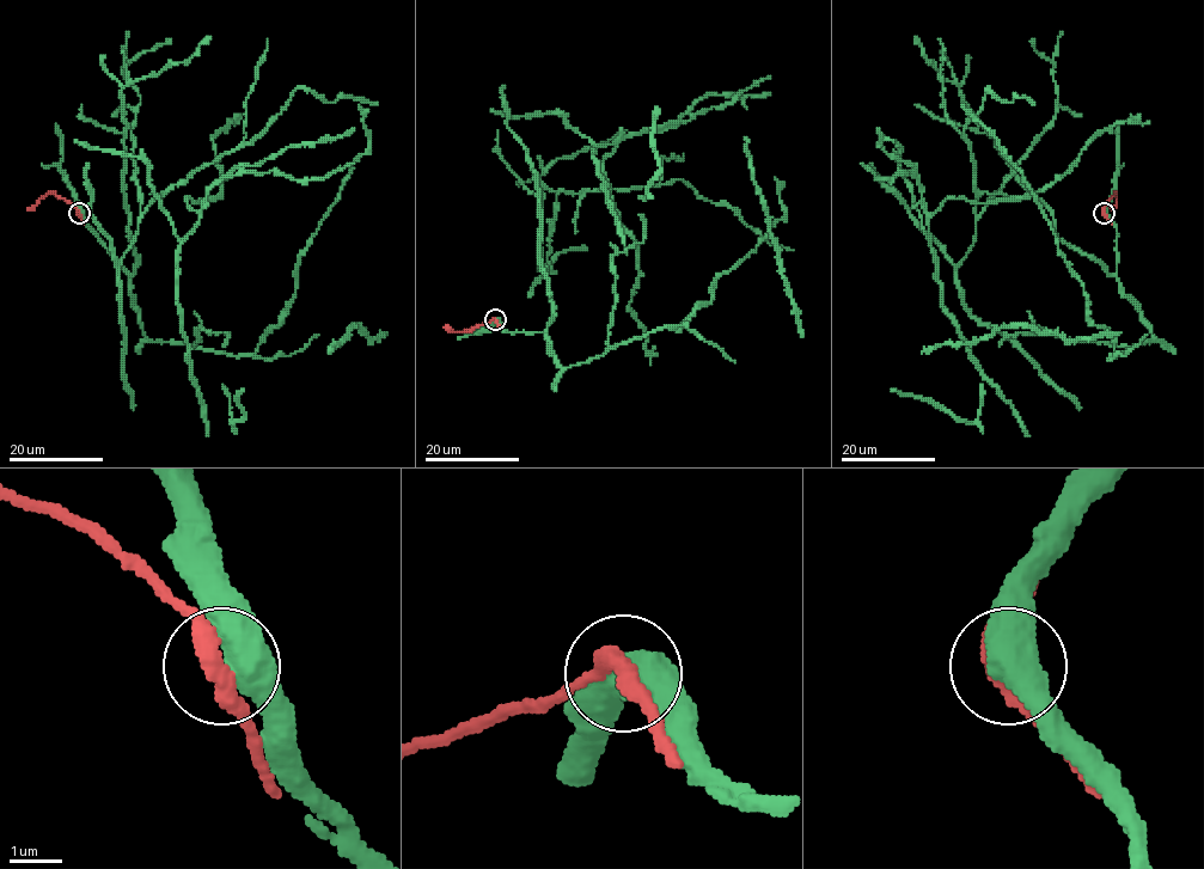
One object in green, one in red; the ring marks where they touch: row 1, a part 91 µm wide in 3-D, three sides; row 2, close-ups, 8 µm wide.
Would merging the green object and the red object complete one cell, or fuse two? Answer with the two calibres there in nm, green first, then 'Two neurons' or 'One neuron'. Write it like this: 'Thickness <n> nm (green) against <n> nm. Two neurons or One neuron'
Thickness 550 nm (green) against 400 nm. One neuron

